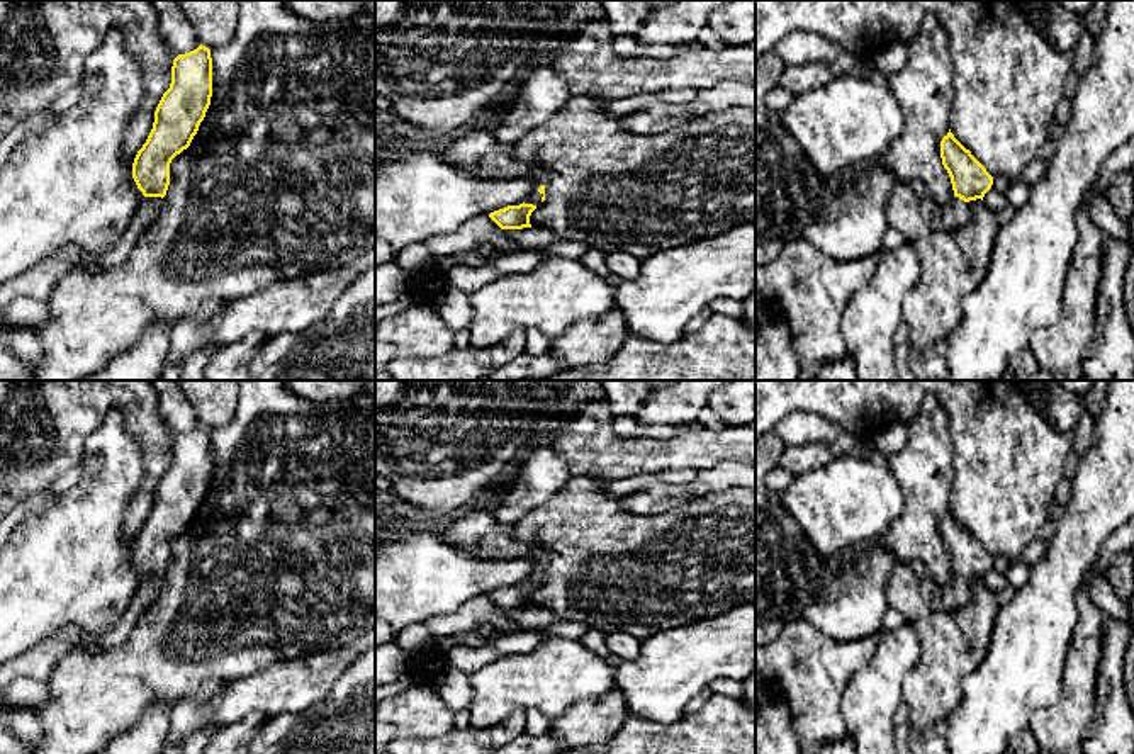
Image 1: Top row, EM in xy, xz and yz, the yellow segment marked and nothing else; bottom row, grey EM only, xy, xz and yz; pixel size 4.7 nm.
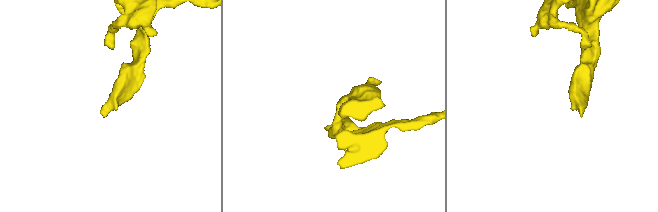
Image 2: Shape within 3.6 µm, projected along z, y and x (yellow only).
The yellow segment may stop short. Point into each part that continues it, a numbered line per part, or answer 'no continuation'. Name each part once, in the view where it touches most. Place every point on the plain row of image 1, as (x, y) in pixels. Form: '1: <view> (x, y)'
1: xz (479, 534)

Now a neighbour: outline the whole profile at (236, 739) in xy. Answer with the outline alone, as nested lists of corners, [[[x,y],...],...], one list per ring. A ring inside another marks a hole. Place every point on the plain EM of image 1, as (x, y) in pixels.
[[[251,712],[229,727],[219,729],[207,742],[205,754],[250,754],[253,739],[268,717]]]

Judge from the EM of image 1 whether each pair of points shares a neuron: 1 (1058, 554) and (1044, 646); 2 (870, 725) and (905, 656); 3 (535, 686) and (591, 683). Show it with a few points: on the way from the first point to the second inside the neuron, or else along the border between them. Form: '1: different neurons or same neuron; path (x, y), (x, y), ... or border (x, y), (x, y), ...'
1: same neuron; path (1056, 576), (1044, 607), (1044, 624)
2: same neuron; path (870, 708), (871, 698), (888, 673)
3: same neuron; path (549, 683), (578, 683)

